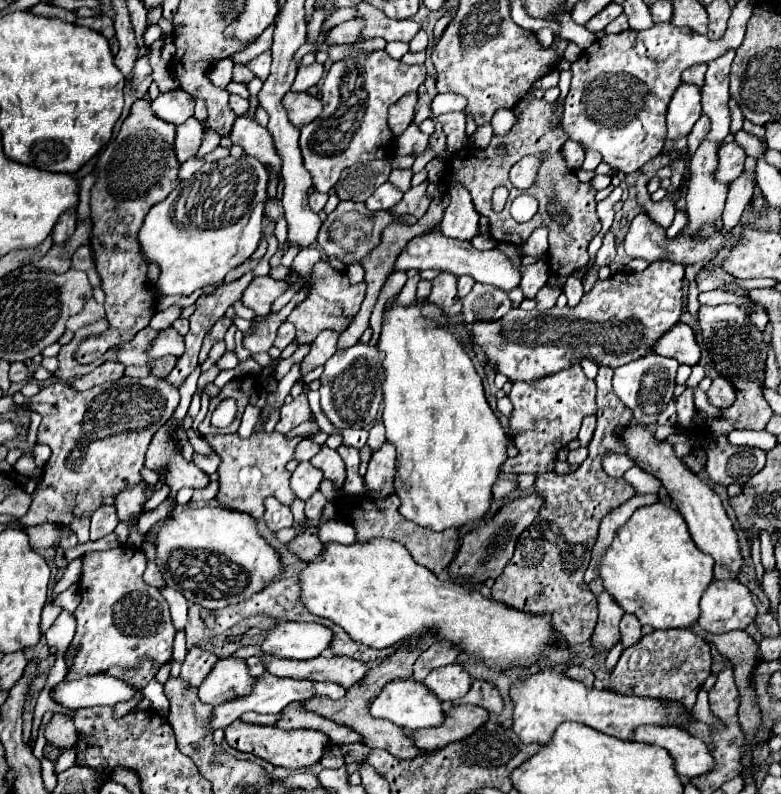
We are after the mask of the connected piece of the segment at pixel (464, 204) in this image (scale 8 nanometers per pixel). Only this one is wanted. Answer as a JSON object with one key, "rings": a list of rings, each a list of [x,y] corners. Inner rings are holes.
{"rings":[[[456,185],[449,191],[450,204],[444,210],[444,218],[440,222],[442,234],[448,238],[458,240],[472,240],[480,234],[478,226],[478,212],[474,210],[474,204],[470,193],[462,186]]]}

